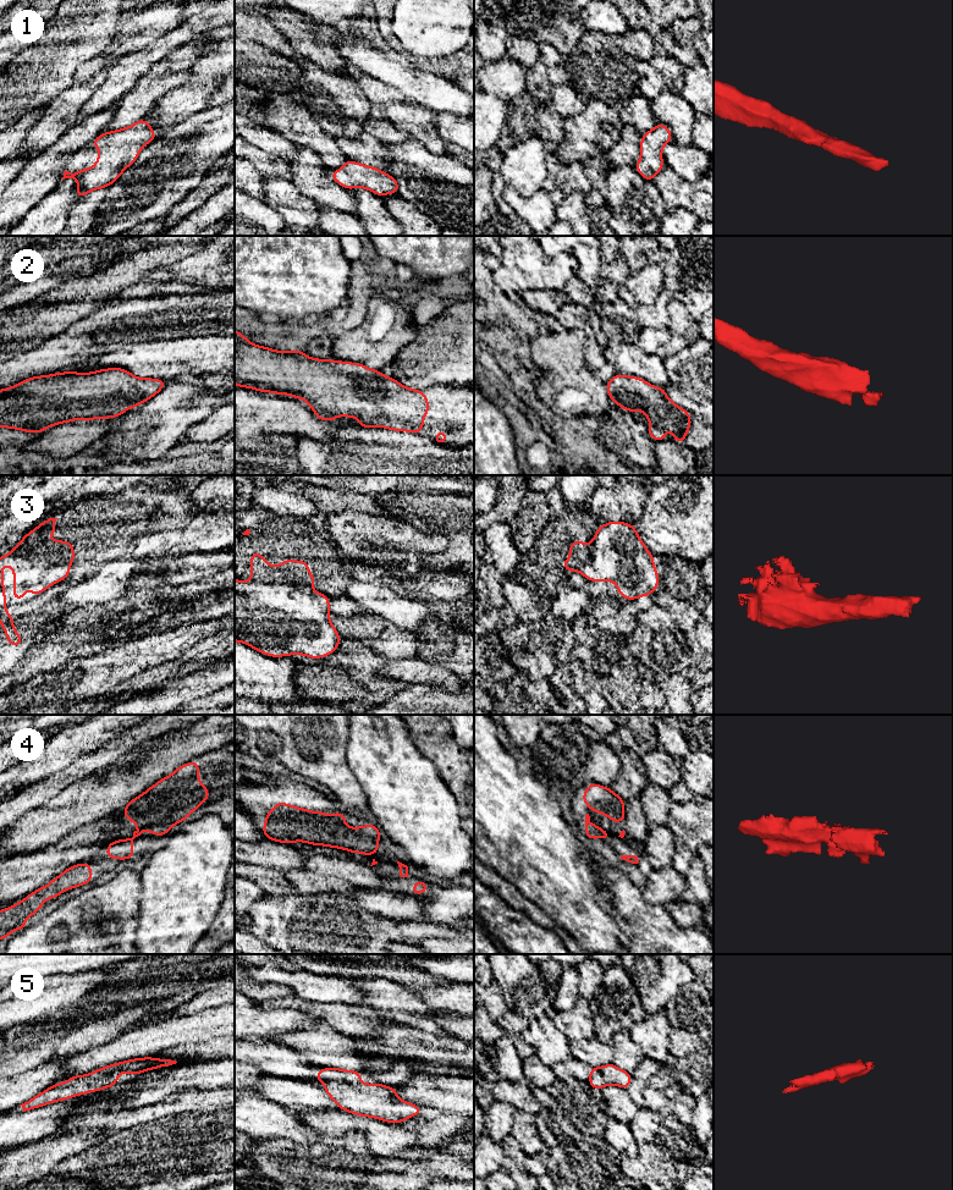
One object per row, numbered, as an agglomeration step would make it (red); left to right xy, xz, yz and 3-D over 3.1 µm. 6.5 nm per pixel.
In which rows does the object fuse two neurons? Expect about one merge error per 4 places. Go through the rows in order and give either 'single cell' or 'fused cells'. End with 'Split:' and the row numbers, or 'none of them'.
1: single cell
2: single cell
3: fused cells
4: single cell
5: single cell
Split: 3

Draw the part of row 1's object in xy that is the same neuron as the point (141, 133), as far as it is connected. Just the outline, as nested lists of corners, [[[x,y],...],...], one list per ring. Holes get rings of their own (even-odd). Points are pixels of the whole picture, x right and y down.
[[[145,119],[121,130],[104,132],[90,143],[92,147],[100,149],[95,166],[73,173],[65,170],[62,180],[78,181],[75,194],[78,199],[92,191],[108,188],[137,160],[142,148],[156,138]]]

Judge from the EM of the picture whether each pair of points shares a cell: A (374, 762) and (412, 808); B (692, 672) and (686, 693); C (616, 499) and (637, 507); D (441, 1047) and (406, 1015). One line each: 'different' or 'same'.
A: same
B: different
C: same
D: different

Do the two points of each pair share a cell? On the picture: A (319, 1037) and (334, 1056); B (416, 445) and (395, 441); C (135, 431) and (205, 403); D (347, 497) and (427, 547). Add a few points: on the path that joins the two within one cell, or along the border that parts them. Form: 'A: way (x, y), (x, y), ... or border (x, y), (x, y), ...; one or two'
A: way (324, 1042), (332, 1051); one
B: way (411, 445), (402, 445), (400, 442); one
C: way (152, 431), (180, 405), (188, 403); one
D: border (359, 511), (342, 511), (329, 516); two

